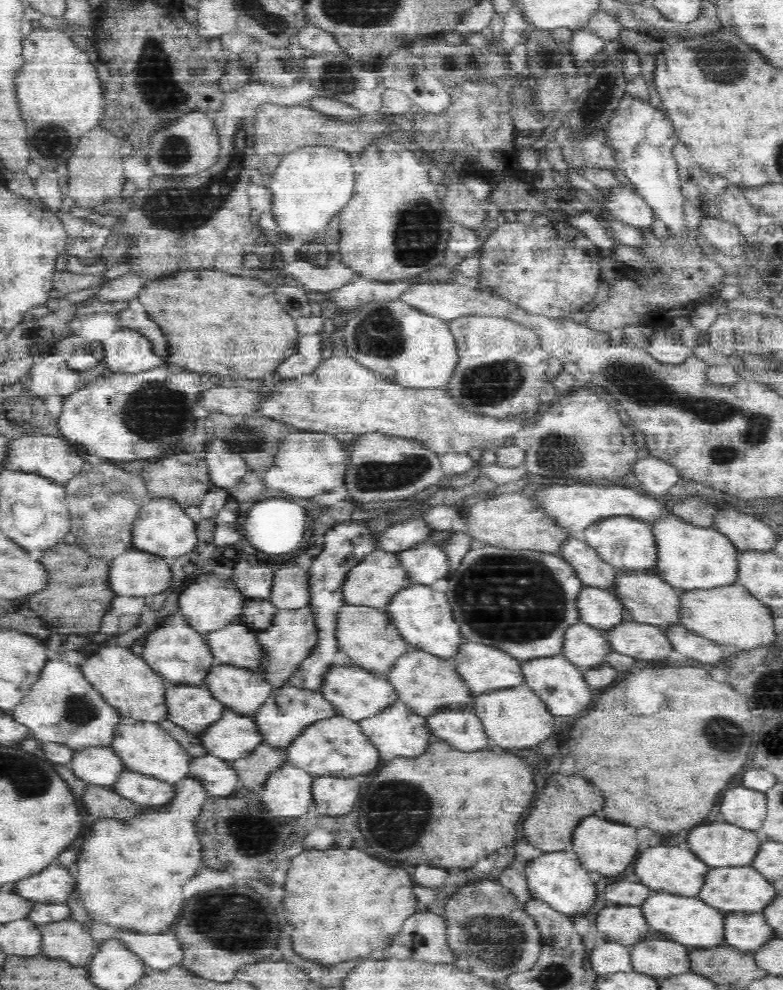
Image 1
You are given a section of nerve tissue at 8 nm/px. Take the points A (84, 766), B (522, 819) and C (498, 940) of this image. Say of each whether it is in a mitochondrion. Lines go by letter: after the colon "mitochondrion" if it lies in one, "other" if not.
A: other
B: other
C: mitochondrion

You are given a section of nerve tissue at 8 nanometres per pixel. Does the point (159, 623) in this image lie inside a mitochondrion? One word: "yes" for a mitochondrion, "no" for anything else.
no

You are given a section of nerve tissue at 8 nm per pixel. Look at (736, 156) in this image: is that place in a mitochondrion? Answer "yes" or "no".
no

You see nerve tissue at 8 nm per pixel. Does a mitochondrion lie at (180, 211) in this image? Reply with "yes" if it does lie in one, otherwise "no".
yes

